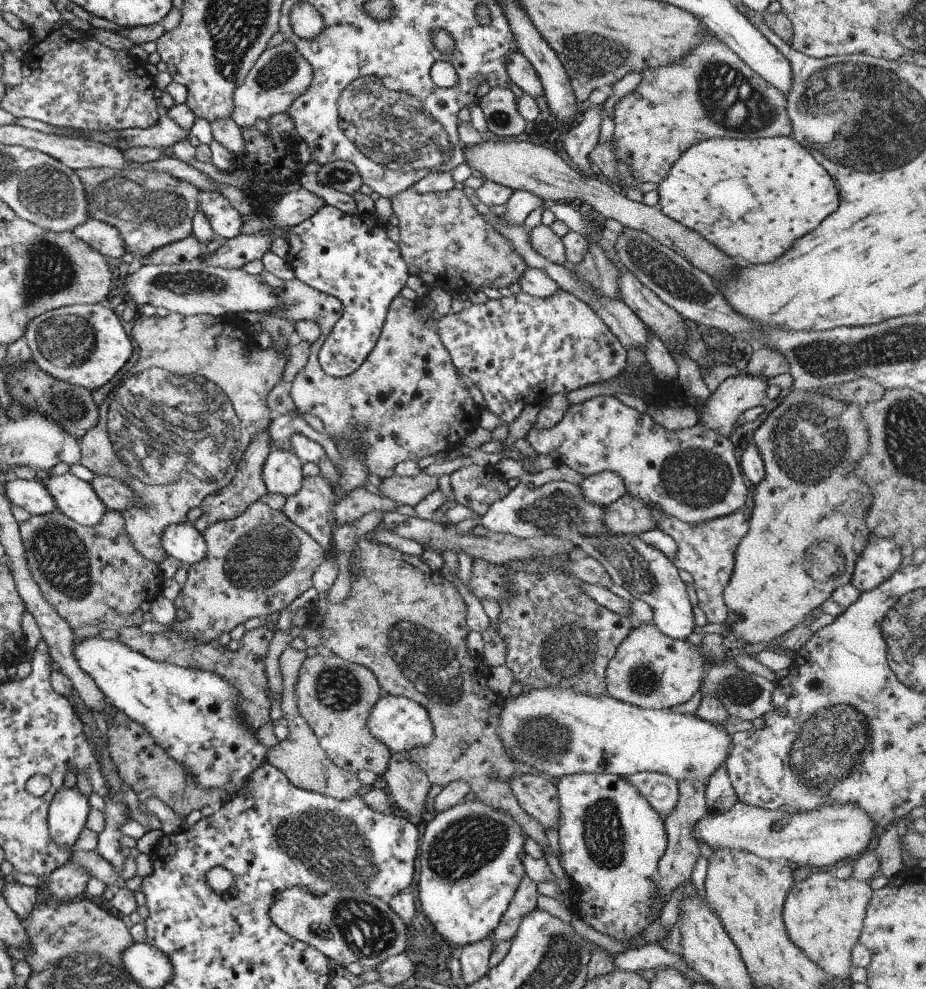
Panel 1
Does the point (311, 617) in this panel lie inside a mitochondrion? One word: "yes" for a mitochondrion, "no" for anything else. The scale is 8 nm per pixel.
no

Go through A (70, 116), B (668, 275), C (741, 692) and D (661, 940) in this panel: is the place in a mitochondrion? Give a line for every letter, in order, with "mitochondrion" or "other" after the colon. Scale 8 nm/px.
A: other
B: mitochondrion
C: mitochondrion
D: other

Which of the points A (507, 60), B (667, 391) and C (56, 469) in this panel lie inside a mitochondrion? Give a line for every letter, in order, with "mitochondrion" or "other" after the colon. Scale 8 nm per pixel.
A: other
B: other
C: other

